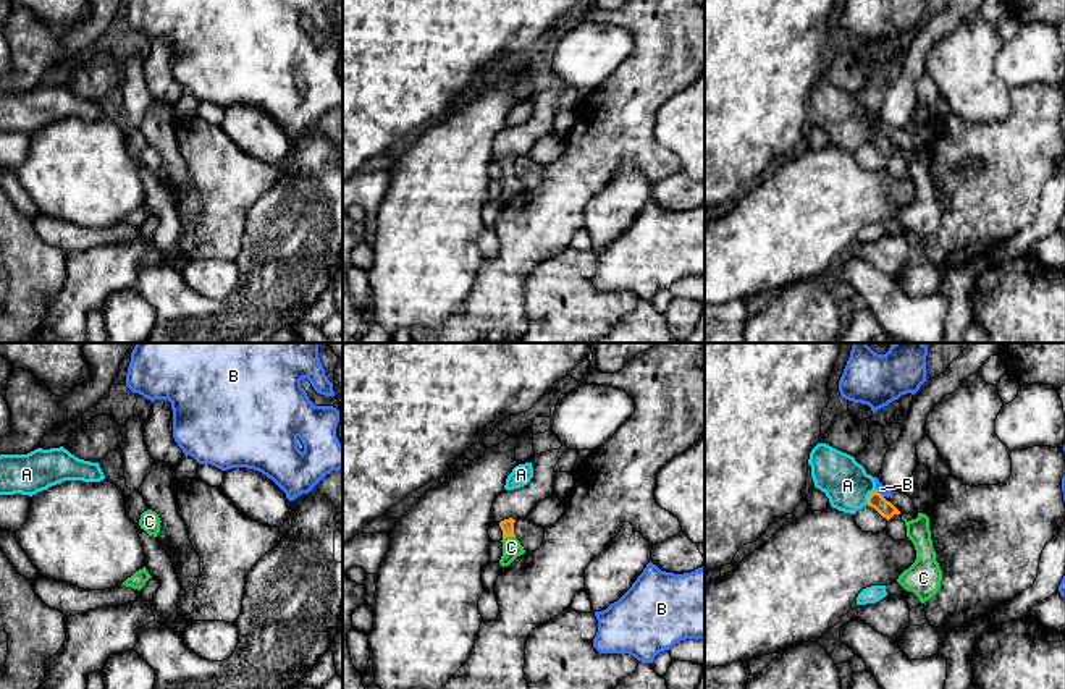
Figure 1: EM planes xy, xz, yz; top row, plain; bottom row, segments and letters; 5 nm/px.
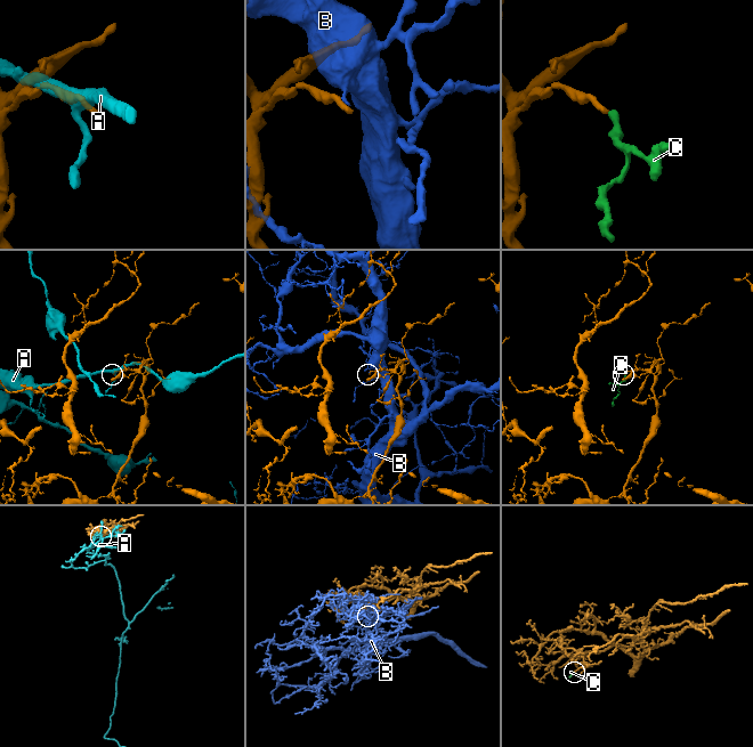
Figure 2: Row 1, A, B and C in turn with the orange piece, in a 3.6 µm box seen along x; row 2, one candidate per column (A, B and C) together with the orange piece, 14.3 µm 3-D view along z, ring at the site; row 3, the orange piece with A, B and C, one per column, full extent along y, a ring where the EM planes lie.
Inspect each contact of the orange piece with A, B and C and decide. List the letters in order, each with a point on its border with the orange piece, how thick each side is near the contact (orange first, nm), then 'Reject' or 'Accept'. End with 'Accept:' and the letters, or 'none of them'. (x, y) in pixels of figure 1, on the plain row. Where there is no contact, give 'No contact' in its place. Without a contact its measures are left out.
A: Touches orange at yz (868, 135). Thickness 80 nm (orange) against 240 nm. Reject
B: Touches orange at yz (879, 131). Thickness 80 nm (orange) against 50 nm. Reject
C: Touches orange at xz (508, 173). Thickness 70 nm (orange) against 100 nm. Accept
Accept: C

